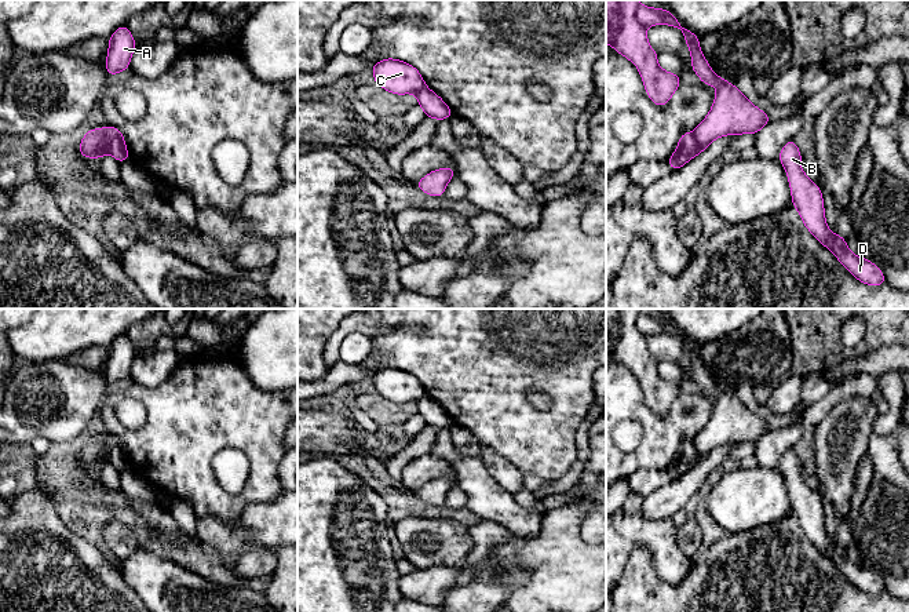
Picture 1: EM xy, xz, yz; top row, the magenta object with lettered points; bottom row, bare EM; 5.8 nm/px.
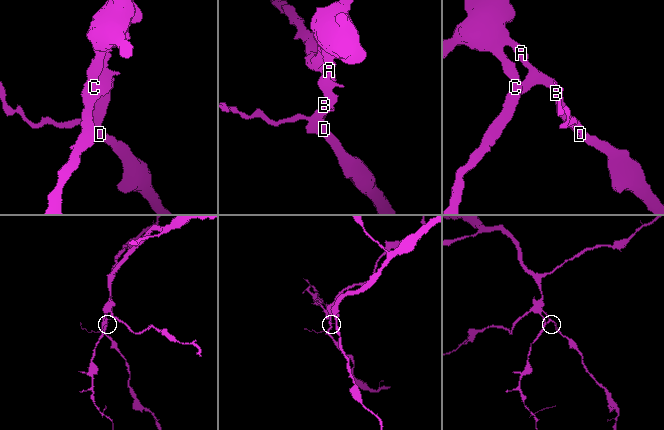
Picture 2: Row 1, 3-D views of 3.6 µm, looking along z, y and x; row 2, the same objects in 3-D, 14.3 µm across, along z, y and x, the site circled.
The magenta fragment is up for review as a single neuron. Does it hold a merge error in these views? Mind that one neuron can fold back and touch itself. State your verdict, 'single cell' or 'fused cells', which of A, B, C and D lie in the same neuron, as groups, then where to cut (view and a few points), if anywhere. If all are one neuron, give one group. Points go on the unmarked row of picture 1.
fused cells; groups A B D / C; cut yz (694, 440), (696, 455), (689, 467)

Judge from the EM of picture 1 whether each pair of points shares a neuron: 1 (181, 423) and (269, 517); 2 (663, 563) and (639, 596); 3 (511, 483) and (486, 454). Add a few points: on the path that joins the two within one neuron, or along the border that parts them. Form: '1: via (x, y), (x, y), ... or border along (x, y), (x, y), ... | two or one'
1: border along (283, 491), (251, 502), (240, 525), (227, 521) | two
2: border along (623, 572), (635, 549), (668, 583), (689, 572) | two
3: via (507, 476), (492, 461) | one

